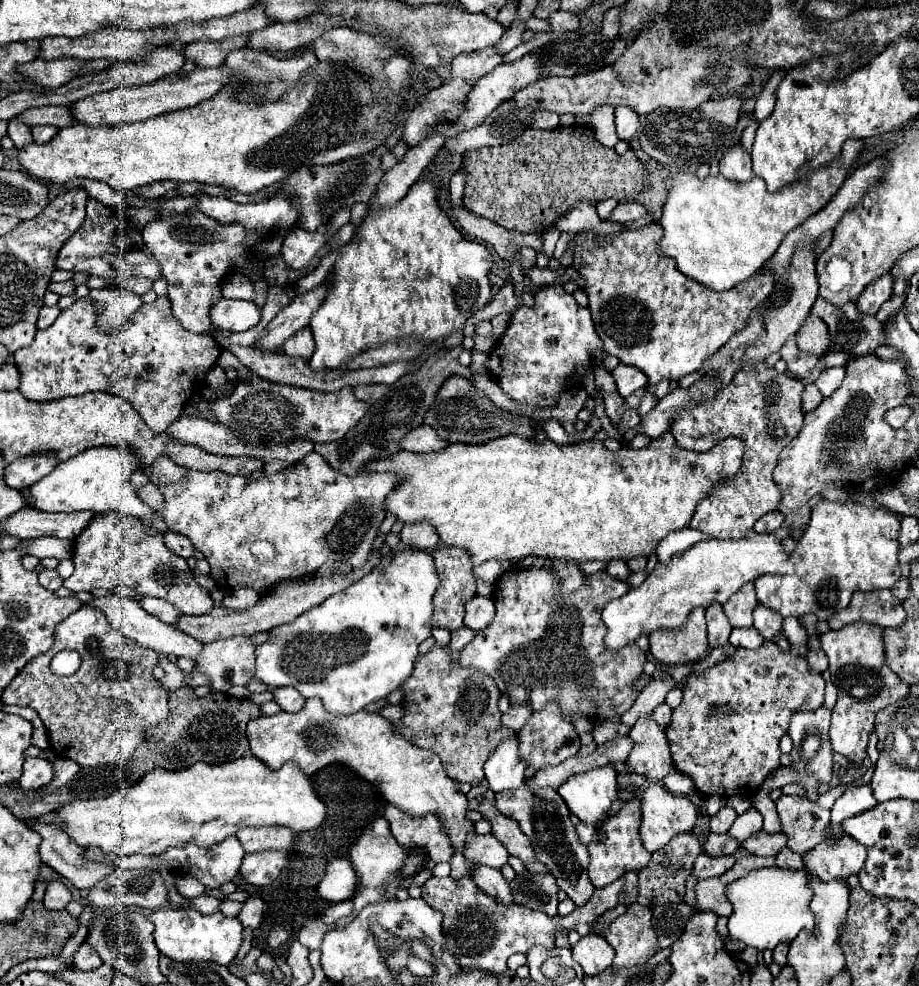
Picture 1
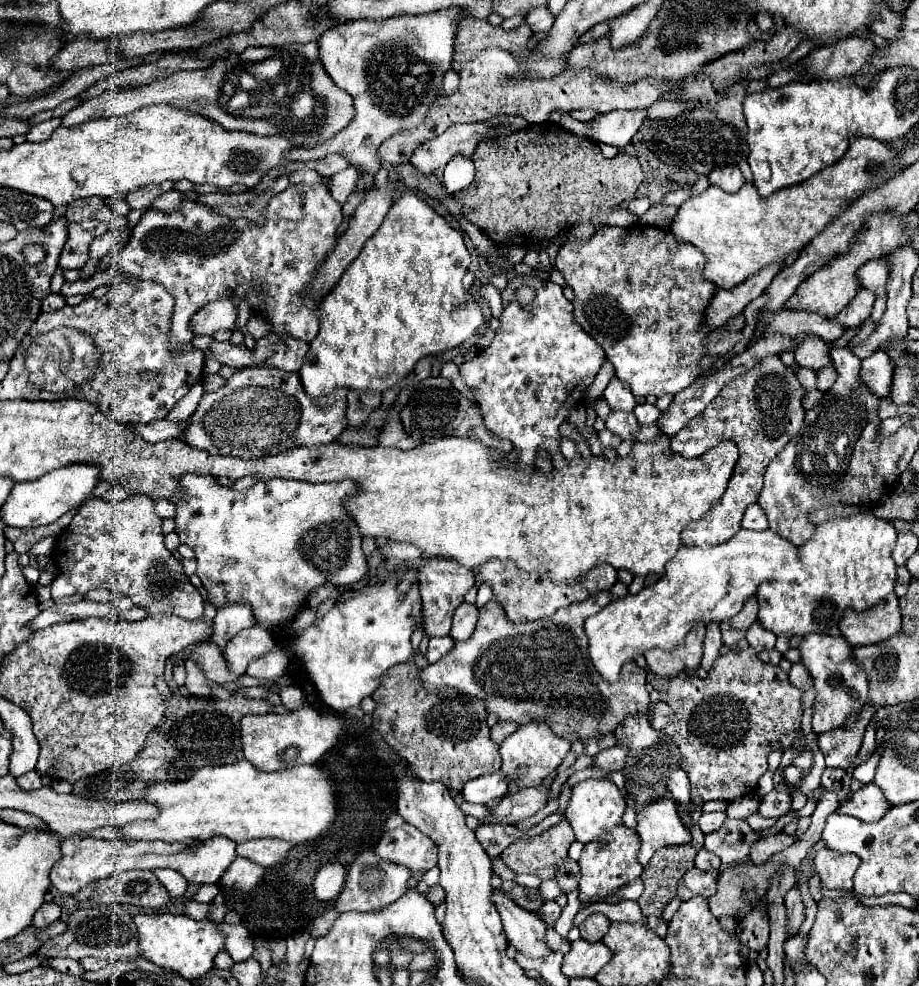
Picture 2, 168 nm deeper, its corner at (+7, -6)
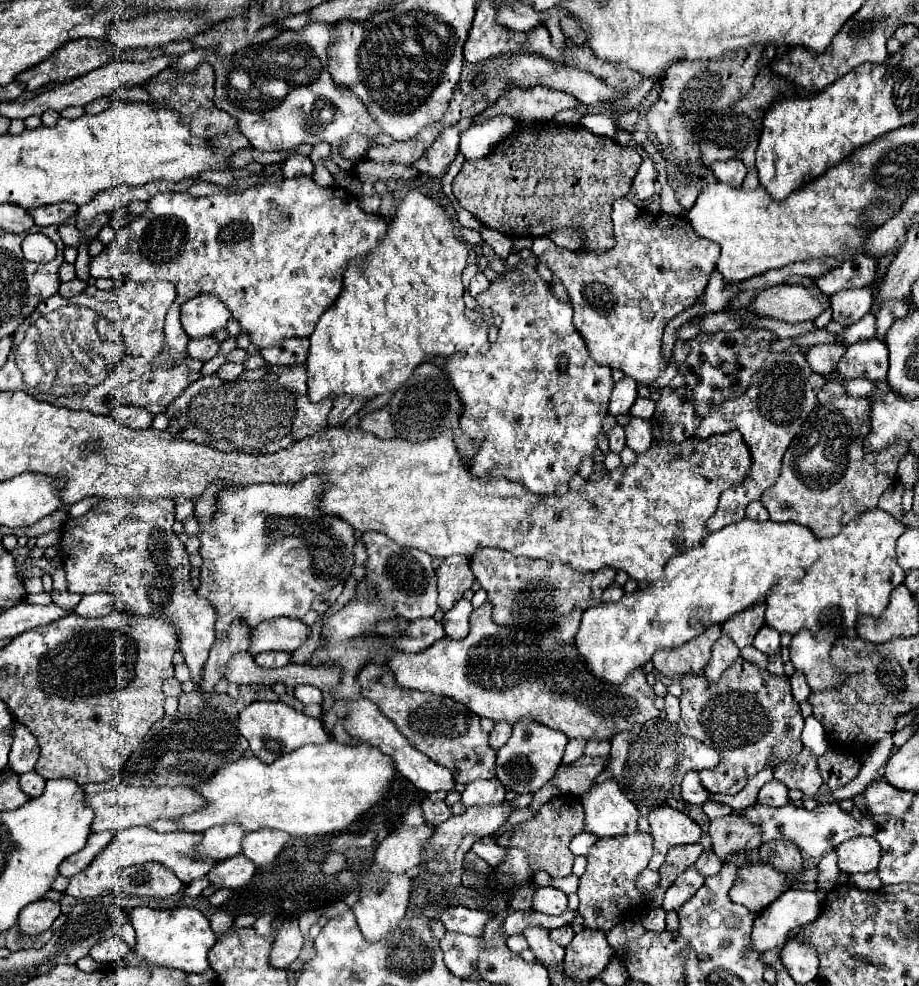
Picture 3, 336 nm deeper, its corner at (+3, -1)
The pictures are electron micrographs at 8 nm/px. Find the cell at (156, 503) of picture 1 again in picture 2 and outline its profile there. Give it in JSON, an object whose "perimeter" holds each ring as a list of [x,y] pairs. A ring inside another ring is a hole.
{"perimeter":[[[156,499],[154,505],[156,505],[156,513],[158,513],[162,519],[176,515],[176,505],[174,505],[172,501],[168,501],[168,499]]]}

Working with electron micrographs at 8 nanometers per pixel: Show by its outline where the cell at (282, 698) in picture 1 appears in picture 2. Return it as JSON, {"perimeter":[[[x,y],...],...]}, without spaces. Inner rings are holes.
{"perimeter":[[[282,687],[280,689],[280,699],[284,703],[284,707],[288,709],[300,709],[304,705],[304,691],[300,687]]]}

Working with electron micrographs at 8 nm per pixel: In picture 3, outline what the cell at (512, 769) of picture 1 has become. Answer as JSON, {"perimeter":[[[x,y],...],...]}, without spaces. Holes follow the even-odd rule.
{"perimeter":[[[496,778],[492,780],[474,780],[466,786],[462,792],[462,804],[464,806],[484,806],[484,804],[494,804],[504,800],[504,786]]]}

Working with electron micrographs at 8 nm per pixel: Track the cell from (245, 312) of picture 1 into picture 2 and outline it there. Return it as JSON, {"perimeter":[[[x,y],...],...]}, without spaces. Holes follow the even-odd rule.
{"perimeter":[[[228,299],[212,301],[210,305],[204,305],[198,313],[194,313],[190,327],[196,335],[214,335],[216,331],[226,331],[234,327],[234,321],[238,317],[236,307]]]}

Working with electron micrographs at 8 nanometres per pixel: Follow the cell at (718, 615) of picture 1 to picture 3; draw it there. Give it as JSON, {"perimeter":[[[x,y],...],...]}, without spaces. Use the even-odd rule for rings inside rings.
{"perimeter":[[[722,634],[716,644],[712,646],[712,656],[710,656],[710,662],[704,670],[704,676],[710,680],[710,682],[716,682],[722,672],[738,658],[738,646],[726,636]]]}

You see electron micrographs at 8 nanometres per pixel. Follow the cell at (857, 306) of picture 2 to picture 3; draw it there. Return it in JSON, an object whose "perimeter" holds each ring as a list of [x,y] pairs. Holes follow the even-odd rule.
{"perimeter":[[[856,288],[856,290],[842,290],[830,298],[832,304],[832,320],[850,326],[856,324],[862,316],[866,316],[872,308],[872,290],[870,288]]]}

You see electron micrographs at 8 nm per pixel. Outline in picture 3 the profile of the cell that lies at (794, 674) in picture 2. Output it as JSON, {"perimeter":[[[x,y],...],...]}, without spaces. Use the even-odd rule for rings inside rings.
{"perimeter":[[[794,672],[790,676],[790,684],[792,684],[792,694],[798,702],[806,700],[810,696],[810,688],[808,688],[808,682],[806,682],[806,676],[802,672]]]}

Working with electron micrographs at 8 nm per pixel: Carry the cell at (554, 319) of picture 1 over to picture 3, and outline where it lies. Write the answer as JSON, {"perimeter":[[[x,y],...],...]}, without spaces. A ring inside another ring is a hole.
{"perimeter":[[[524,266],[524,278],[536,282],[536,290],[528,296],[522,294],[516,280],[500,276],[476,298],[478,304],[490,306],[502,316],[498,340],[482,356],[450,356],[446,372],[464,404],[464,416],[460,420],[462,432],[480,444],[470,472],[480,478],[504,476],[544,496],[552,494],[560,482],[568,482],[570,476],[576,474],[582,458],[592,456],[596,450],[596,436],[602,432],[602,420],[608,414],[608,398],[614,380],[610,368],[590,356],[584,338],[574,328],[572,304],[558,300],[534,266]],[[560,356],[568,358],[566,370],[560,368]]]}

